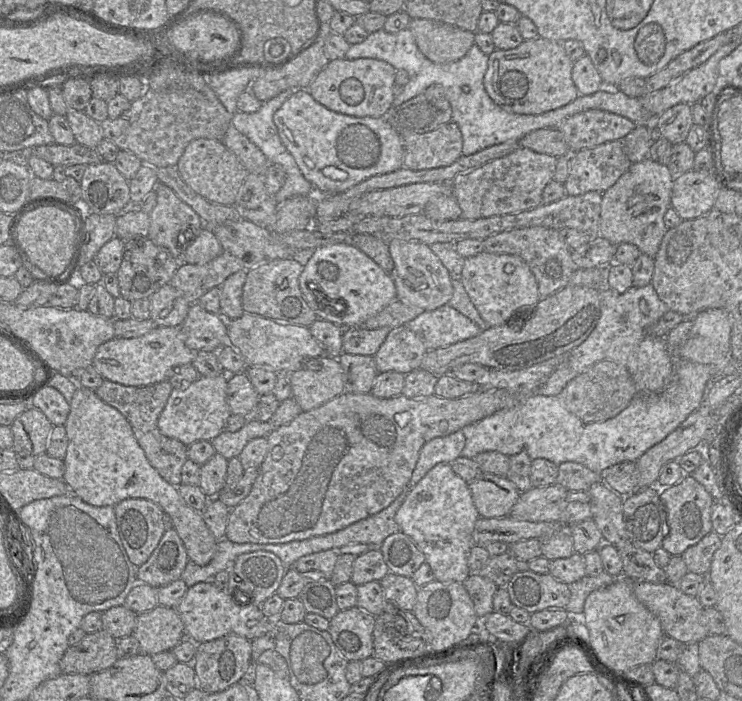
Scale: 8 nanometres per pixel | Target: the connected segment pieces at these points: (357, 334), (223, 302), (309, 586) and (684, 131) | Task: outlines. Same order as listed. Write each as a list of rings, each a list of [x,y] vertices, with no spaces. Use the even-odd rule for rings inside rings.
[[[389,327],[344,329],[342,334],[343,352],[374,357],[391,330]]]
[[[240,270],[231,274],[221,285],[220,316],[226,321],[241,317],[245,312],[242,307],[242,290],[247,278],[247,271]]]
[[[329,579],[308,582],[300,592],[298,599],[307,613],[317,614],[328,620],[339,611],[335,585]]]
[[[687,103],[677,104],[655,118],[661,137],[673,145],[686,141],[693,124],[691,105]]]

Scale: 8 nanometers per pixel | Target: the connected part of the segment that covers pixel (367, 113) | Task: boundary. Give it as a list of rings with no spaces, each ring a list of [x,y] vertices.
[[[371,58],[332,60],[308,87],[311,96],[327,109],[354,117],[380,118],[393,105],[396,69],[389,63]]]

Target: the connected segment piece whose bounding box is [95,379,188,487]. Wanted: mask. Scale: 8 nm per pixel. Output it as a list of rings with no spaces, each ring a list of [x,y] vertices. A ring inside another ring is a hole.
[[[105,379],[95,390],[95,393],[105,403],[116,408],[128,420],[150,465],[165,481],[178,487],[182,485],[182,466],[188,459],[187,446],[177,439],[163,435],[157,424],[172,390],[173,387],[168,380],[148,386],[125,386]]]

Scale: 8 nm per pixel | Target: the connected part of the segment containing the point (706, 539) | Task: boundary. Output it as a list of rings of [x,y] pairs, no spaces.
[[[709,532],[697,544],[687,548],[681,555],[689,572],[707,575],[715,551],[721,546],[722,536]]]

